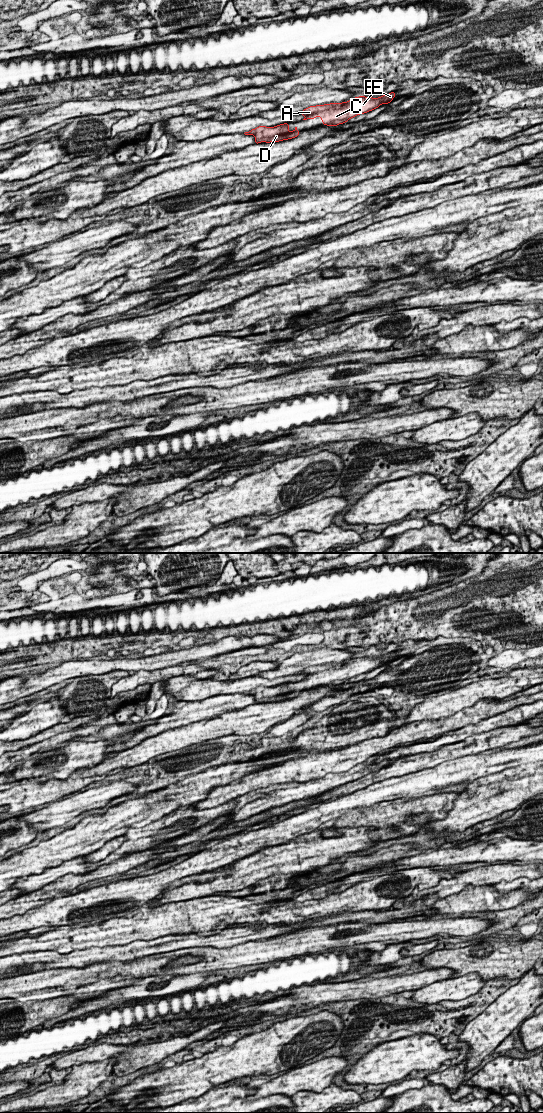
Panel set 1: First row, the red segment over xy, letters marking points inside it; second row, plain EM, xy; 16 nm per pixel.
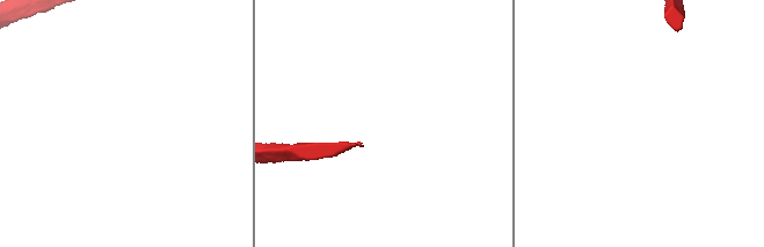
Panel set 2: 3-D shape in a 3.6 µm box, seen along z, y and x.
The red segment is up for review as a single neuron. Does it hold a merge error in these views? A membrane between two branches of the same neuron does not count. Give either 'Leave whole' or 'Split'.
Leave whole

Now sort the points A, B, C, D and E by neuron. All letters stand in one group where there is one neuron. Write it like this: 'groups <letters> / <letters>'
groups A B C D E

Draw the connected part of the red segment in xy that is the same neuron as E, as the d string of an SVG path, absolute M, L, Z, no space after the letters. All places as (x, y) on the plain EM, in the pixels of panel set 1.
M391 652L375 659L372 657L359 656L345 663L310 666L298 674L305 676L303 680L314 679L319 676L322 679L323 685L337 686L357 675L372 671L381 664L390 663L395 656L396 652Z

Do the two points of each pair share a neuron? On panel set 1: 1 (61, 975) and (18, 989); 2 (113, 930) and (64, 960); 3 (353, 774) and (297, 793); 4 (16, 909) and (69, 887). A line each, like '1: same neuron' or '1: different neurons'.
1: same neuron
2: different neurons
3: same neuron
4: same neuron

